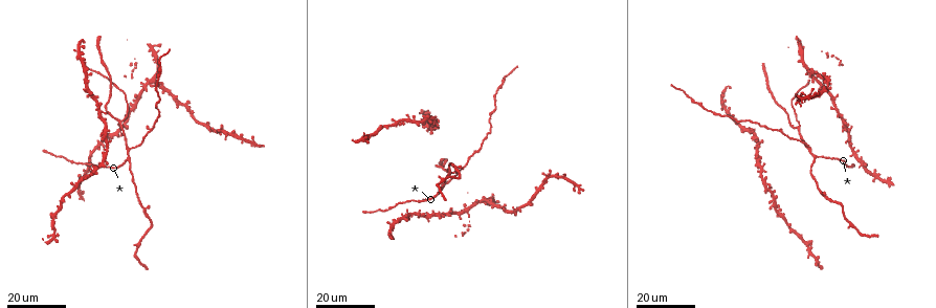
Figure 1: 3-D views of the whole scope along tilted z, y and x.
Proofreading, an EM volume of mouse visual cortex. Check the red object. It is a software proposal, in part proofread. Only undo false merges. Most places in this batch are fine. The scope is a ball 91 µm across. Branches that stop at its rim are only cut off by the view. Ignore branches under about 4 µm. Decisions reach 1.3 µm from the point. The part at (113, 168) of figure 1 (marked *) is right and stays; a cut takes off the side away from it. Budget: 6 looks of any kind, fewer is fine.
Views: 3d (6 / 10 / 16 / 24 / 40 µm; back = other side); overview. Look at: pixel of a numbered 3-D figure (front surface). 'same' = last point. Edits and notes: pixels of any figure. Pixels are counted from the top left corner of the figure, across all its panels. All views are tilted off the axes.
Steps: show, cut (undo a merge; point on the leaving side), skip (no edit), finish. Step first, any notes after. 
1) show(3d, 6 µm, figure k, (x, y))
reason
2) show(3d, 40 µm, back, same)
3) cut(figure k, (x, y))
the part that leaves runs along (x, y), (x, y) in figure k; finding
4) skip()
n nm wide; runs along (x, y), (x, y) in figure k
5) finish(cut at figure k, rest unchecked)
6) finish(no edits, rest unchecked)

show(3d, 16 µm, figure 1, (800, 125))

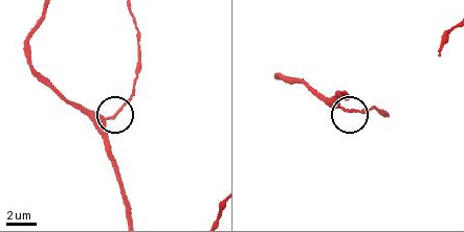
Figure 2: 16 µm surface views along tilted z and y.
show(3d, 6 µm, figure 2, (346, 109))

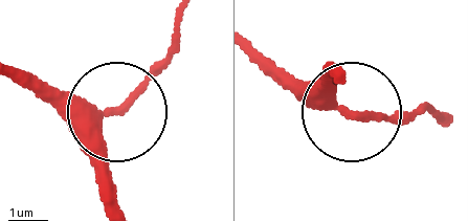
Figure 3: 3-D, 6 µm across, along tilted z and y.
show(3d, 6 µm, back, figure 3, (114, 109))
from behind

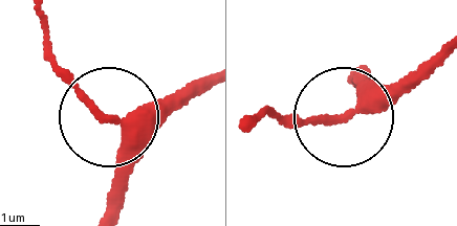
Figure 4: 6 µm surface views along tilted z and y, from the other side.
skip()
330 nm wide; all the same cell

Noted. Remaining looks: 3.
show(3d, 16 µm, figure 1, (809, 149))

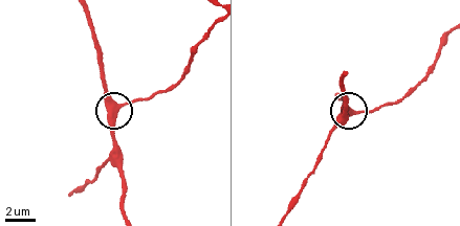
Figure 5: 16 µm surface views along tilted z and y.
show(3d, 6 µm, figure 5, (354, 112))

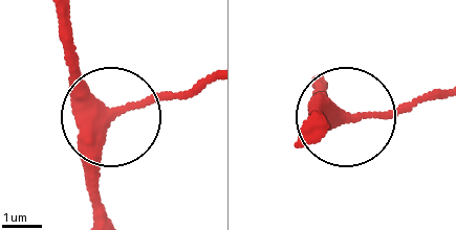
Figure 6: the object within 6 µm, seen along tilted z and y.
skip()
runs along (96, 206), (102, 130), (121, 112), (194, 95) in figure 6; continuous, no second cell

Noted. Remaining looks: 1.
finish(no edits, rest unchecked)

